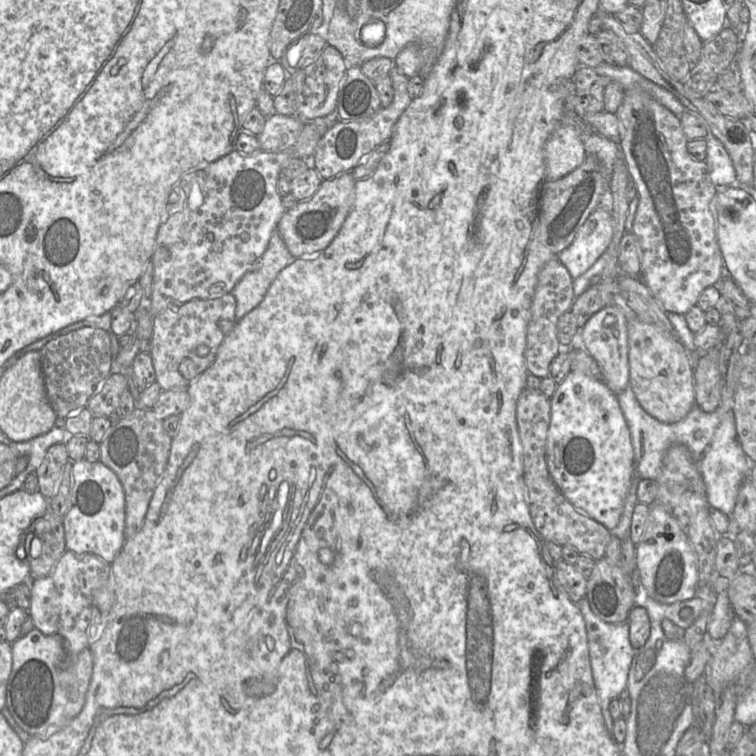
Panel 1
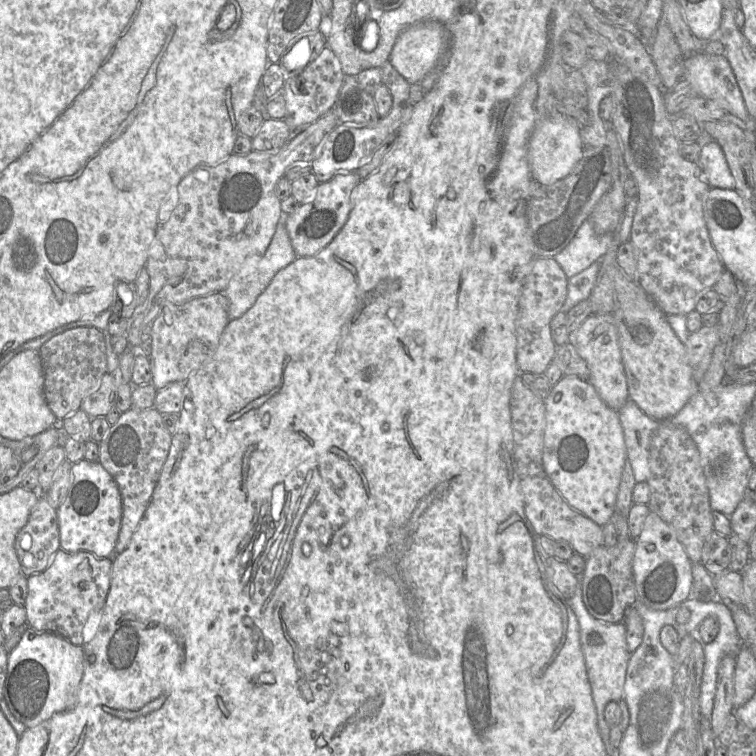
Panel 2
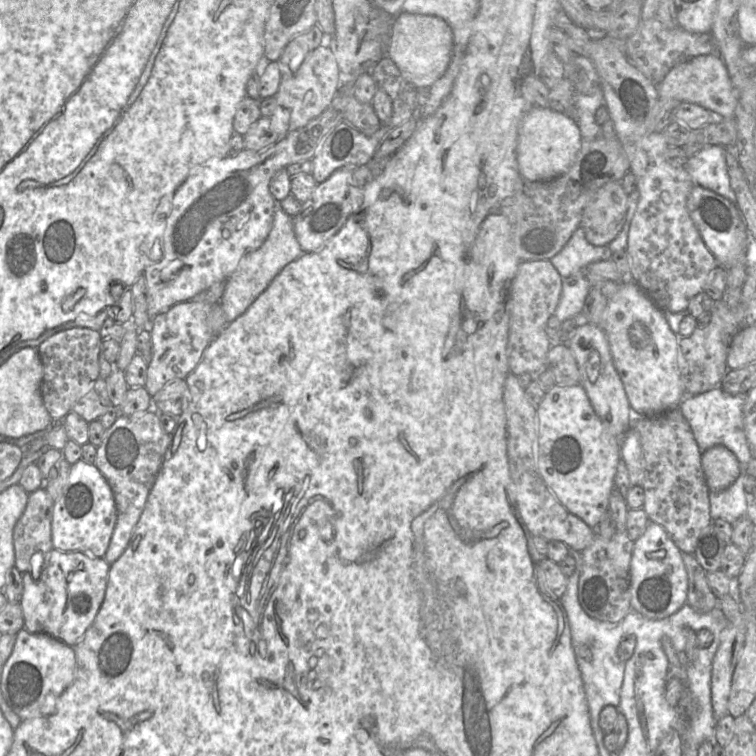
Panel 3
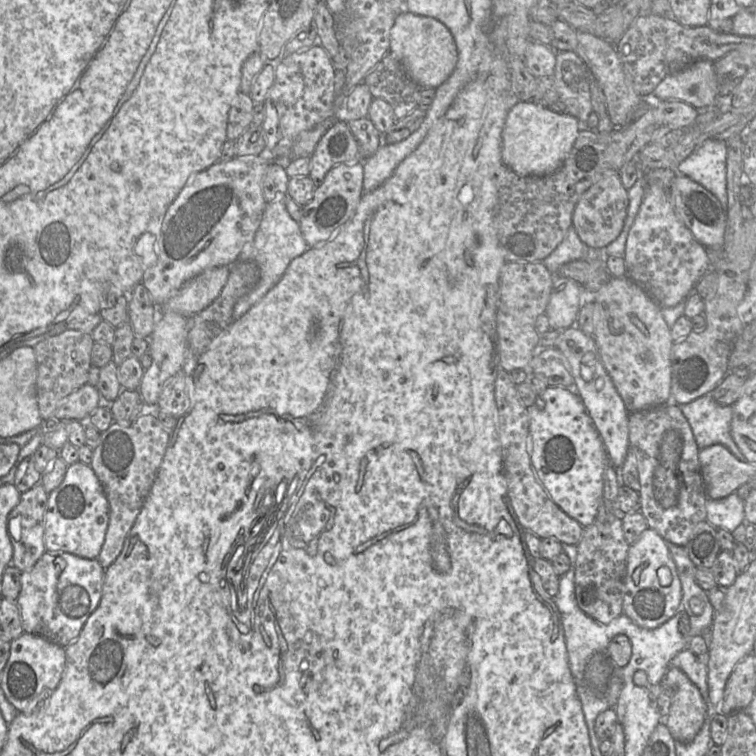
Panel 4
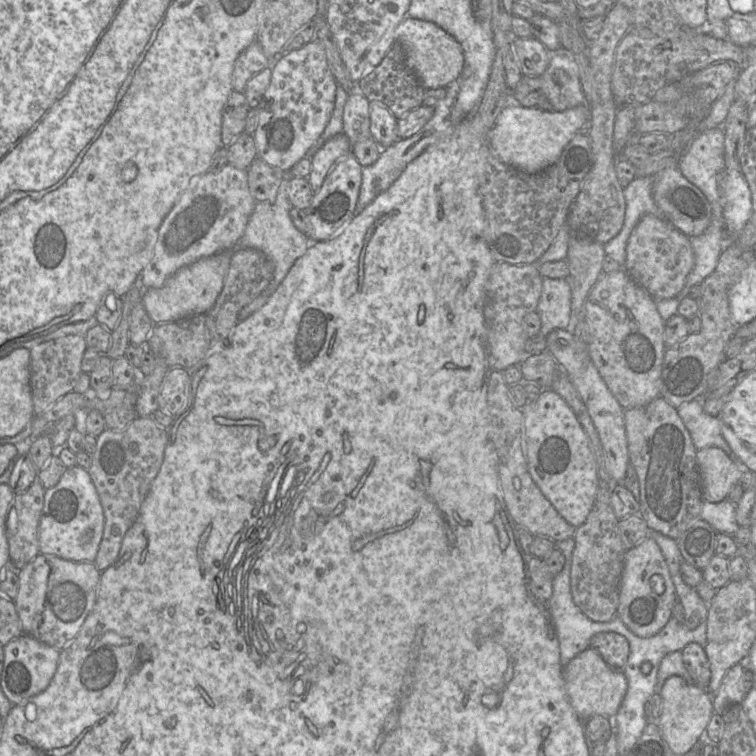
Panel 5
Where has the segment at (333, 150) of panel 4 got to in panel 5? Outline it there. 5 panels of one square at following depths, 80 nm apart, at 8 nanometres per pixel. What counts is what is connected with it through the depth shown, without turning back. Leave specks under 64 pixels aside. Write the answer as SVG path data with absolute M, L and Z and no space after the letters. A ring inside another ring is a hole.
M343 132L328 139L315 152L311 158L311 170L307 178L313 194L319 190L336 161L350 152L352 152L352 145Z

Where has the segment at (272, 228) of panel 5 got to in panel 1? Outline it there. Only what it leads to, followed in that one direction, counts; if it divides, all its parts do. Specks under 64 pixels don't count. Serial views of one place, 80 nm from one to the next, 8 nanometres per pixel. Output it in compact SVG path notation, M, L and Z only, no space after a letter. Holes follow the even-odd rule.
M273 231L263 255L230 292L236 299L237 322L262 302L278 274L293 259L280 233Z

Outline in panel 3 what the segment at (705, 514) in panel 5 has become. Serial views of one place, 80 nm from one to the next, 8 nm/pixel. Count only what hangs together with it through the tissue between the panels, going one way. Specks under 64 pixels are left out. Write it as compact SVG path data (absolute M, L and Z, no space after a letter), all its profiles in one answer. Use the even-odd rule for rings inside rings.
M742 473L728 488L721 491L709 492L710 515L714 519L721 518L734 524L739 518L747 515L747 494L744 489L745 479L748 475Z

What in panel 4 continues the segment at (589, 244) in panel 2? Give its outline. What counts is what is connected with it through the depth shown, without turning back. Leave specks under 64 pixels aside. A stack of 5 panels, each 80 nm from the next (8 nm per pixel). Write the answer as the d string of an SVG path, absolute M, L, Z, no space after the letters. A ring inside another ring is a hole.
M571 226L562 242L542 262L553 274L557 274L559 268L568 262L585 259L590 248L582 242L576 230Z

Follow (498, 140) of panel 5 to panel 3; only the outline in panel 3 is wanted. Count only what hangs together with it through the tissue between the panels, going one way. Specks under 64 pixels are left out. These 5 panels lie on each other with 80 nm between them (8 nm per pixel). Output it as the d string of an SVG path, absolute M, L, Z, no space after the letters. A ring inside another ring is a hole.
M533 106L523 116L516 149L521 176L528 181L548 181L565 173L573 164L582 138L577 123L550 107Z

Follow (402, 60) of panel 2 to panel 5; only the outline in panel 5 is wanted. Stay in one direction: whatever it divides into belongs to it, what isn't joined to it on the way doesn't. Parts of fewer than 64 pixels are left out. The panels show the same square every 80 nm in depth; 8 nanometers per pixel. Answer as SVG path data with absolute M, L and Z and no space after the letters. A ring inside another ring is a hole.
M406 16L395 29L395 41L402 45L408 65L426 89L446 87L462 73L464 53L461 45L431 21Z

